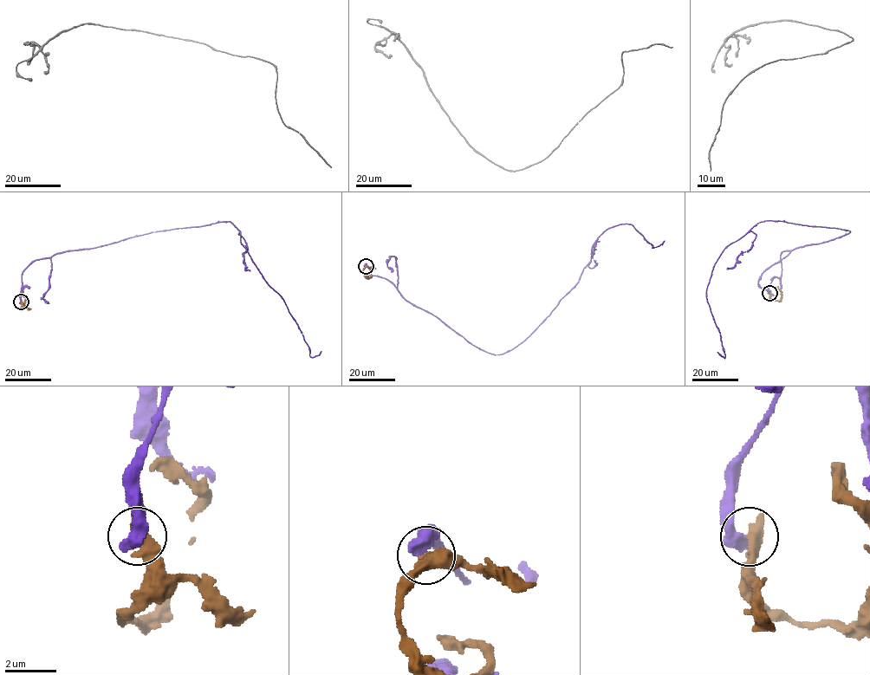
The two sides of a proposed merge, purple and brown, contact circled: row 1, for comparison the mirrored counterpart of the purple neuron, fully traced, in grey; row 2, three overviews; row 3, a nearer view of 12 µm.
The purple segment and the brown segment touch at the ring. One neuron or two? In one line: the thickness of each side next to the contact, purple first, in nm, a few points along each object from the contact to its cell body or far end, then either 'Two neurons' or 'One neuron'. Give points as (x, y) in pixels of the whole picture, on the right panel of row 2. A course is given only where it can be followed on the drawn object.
Thickness 600 nm (purple) against 550 nm. Course of purple: (769, 293), (782, 251), (850, 231), (765, 220), (730, 243), (706, 291), (724, 358), (717, 352). Course of brown: (769, 293), (770, 297), (779, 301), (781, 292), (777, 287). Two neurons

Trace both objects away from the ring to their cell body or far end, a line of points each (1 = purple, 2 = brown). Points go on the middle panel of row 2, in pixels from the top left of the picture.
1: (365, 266), (499, 354), (578, 281), (605, 230), (630, 223), (652, 248), (664, 240)
2: (365, 266), (363, 274), (367, 277), (371, 275), (366, 273)

